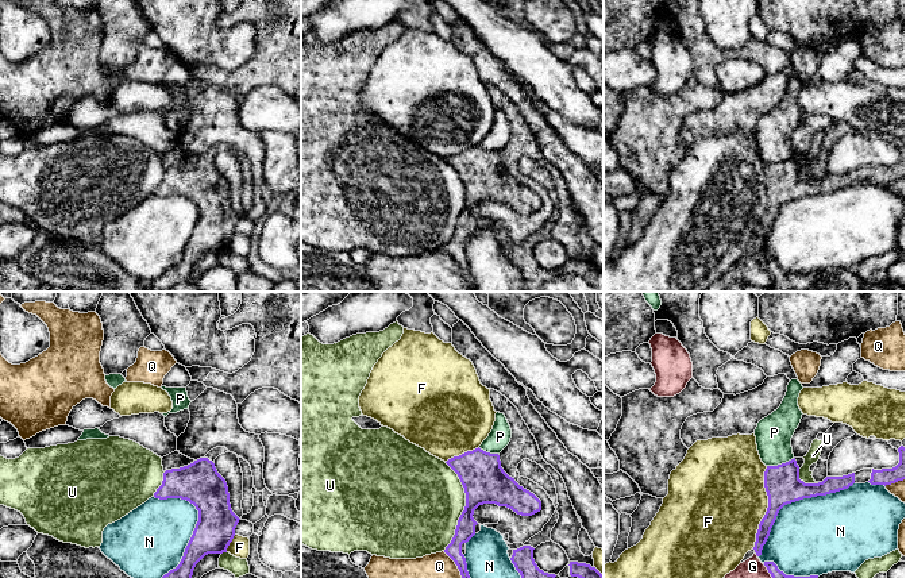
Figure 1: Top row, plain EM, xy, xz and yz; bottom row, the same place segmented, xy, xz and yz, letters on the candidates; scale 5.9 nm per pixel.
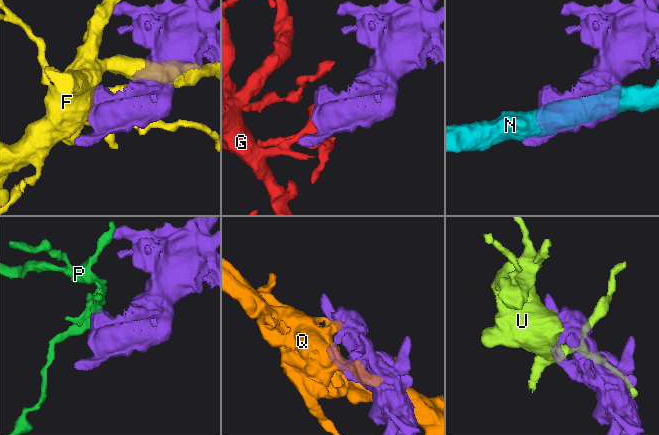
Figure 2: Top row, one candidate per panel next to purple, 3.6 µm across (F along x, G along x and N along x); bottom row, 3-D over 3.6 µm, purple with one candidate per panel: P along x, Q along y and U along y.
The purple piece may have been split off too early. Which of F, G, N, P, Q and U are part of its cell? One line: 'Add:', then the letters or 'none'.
Add: none

